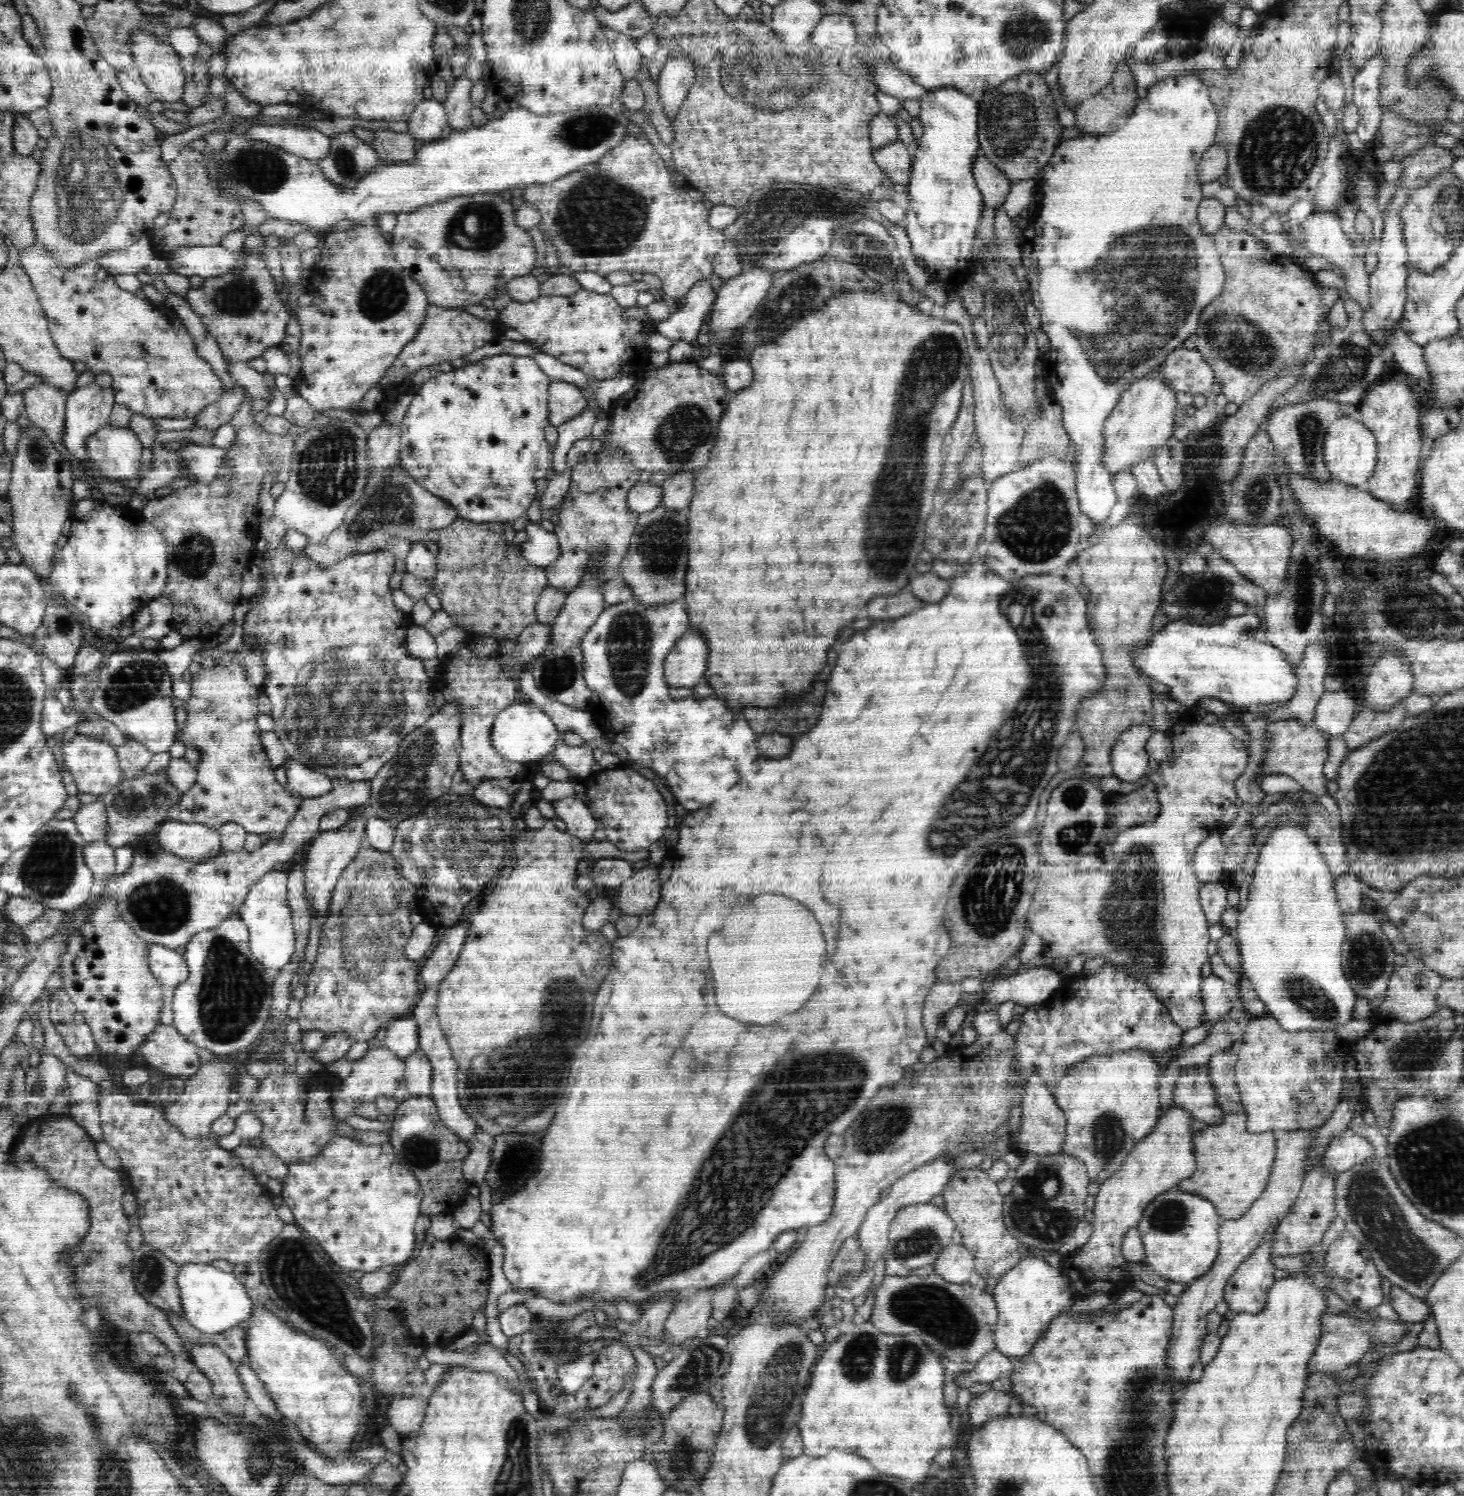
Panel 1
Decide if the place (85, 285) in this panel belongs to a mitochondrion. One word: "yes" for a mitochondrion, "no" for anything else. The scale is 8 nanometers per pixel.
no

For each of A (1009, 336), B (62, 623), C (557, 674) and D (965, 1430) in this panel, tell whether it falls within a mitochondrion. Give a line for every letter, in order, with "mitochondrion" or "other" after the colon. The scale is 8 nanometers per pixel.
A: mitochondrion
B: mitochondrion
C: mitochondrion
D: other

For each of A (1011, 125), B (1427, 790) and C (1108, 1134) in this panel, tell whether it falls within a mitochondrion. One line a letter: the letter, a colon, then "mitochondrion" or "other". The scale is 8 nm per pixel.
A: mitochondrion
B: mitochondrion
C: mitochondrion

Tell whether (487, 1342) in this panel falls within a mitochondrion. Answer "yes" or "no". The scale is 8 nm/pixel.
no

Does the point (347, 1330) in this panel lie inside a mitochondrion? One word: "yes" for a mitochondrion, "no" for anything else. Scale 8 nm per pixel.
yes

